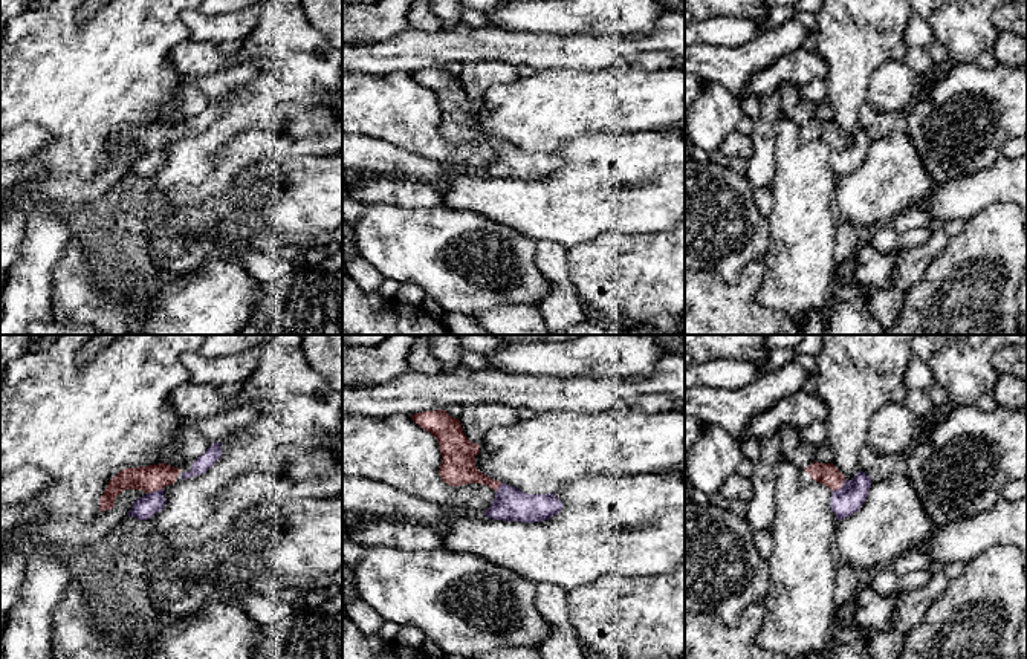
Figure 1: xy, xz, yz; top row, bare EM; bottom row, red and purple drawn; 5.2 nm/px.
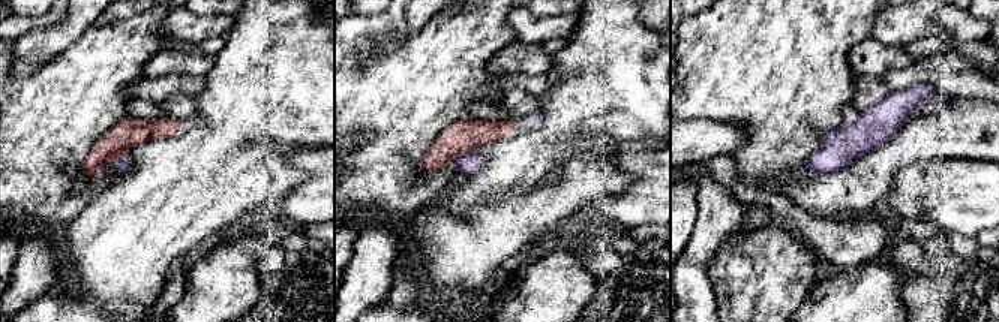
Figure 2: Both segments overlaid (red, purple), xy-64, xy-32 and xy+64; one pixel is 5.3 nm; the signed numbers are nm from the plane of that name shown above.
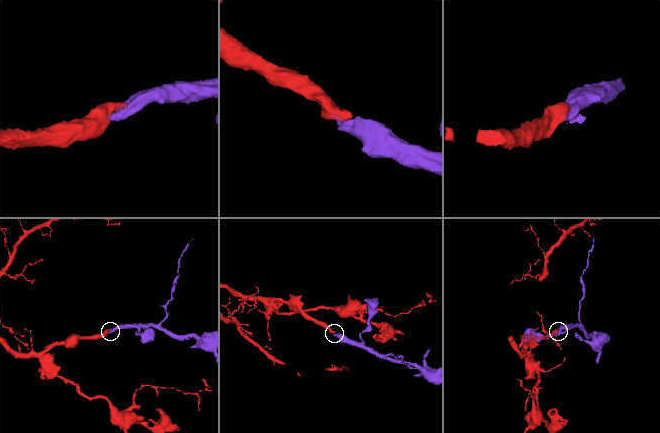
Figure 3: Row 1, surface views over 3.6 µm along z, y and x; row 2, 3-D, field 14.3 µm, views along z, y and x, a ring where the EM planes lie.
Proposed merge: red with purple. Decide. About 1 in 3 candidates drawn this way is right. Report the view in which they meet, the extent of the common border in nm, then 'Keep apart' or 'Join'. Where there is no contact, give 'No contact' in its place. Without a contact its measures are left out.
Touches red in xy. Shared border 100 nm. Join

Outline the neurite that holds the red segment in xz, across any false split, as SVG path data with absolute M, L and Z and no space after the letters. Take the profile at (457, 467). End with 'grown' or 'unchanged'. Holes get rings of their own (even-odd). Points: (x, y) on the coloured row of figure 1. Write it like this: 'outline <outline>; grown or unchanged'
outline M445 410L416 413L411 419L437 439L442 453L439 474L445 483L451 486L483 483L495 491L495 498L484 512L486 517L535 523L561 512L562 503L555 494L526 494L480 472L475 466L480 445L471 442L465 436L460 420Z; grown

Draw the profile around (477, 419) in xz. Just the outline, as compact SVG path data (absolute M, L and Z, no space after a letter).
M486 402L463 405L458 420L468 440L481 445L491 428L517 424L520 416L514 407Z

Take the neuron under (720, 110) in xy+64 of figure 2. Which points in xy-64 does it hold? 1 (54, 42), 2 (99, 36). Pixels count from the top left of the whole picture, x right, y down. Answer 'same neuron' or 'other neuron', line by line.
1: other neuron
2: same neuron

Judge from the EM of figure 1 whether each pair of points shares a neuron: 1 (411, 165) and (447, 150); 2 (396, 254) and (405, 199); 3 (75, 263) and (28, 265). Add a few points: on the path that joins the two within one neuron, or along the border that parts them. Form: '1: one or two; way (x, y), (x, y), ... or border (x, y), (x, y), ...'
1: two; border (395, 144), (457, 168)
2: two; border (367, 207), (376, 204), (410, 208), (440, 207)
3: two; border (72, 236), (54, 268), (51, 298)

